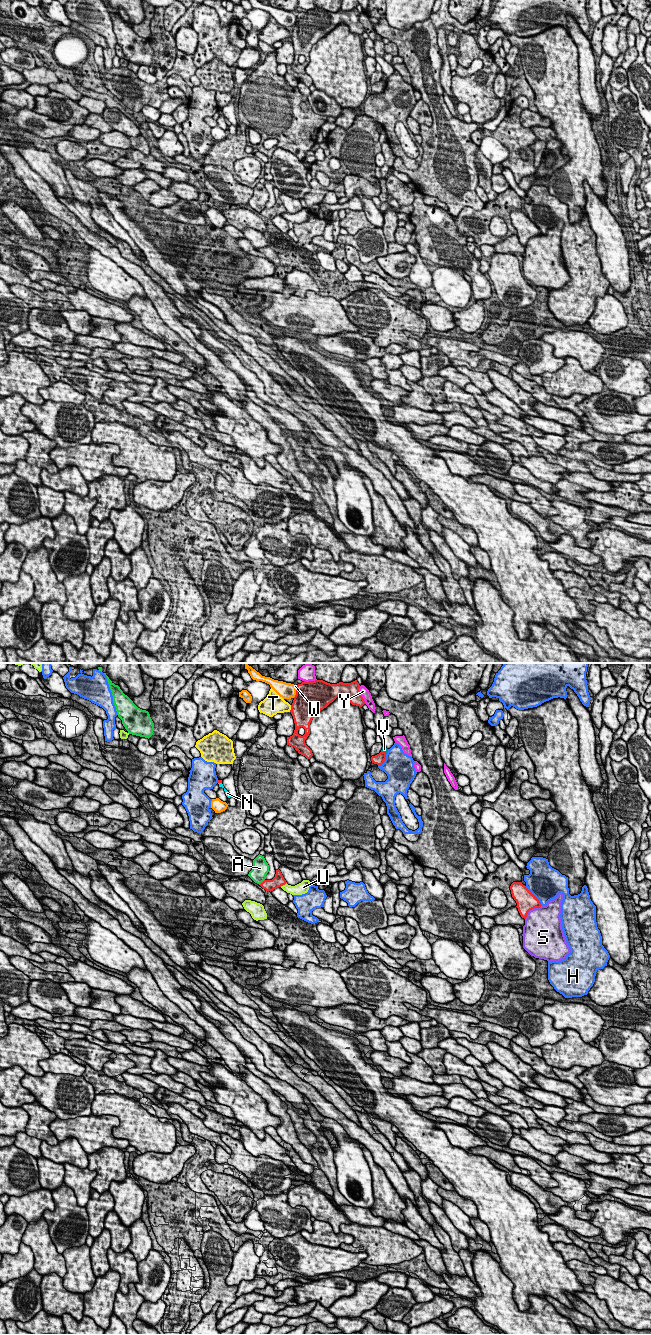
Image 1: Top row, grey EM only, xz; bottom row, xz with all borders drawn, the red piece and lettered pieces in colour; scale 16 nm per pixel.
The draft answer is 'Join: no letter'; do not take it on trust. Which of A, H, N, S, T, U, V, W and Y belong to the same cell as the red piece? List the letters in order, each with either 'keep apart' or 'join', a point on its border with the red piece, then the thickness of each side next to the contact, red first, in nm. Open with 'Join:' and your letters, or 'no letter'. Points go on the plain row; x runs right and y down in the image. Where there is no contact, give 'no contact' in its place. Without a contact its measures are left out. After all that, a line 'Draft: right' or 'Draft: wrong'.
Join: no letter
A: keep apart; meets red in xz at (262, 210); 190 nm thick on the red side, 260 nm on the other
H: keep apart; meets red in xz at (534, 224); 320 nm thick on the red side, 500 nm on the other
N: keep apart; meets red in xz at (220, 110); 60 nm thick on the red side, 70 nm on the other
S: keep apart; meets red in xz at (531, 237); 320 nm thick on the red side, 460 nm on the other
T: keep apart; meets red in xz at (291, 36); 440 nm thick on the red side, 280 nm on the other
U: keep apart; meets red in xz at (283, 212); 190 nm thick on the red side, 160 nm on the other
V: keep apart; meets red in xz at (384, 80); 170 nm thick on the red side, 90 nm on the other
W: keep apart; meets red in xz at (296, 20); 500 nm thick on the red side, 260 nm on the other
Y: keep apart; meets red in xz at (360, 23); 260 nm thick on the red side, 160 nm on the other
Draft: right

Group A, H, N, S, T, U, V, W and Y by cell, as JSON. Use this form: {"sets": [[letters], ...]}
{"sets": [["A"], ["H"], ["N"], ["S"], ["T"], ["U"], ["V"], ["W"], ["Y"]]}

